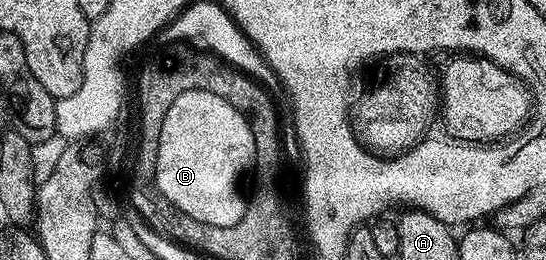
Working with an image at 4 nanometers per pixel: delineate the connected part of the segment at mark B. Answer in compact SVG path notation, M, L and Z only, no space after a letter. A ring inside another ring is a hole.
M185 91L173 100L162 124L155 169L158 196L201 223L233 227L243 218L245 208L245 197L239 194L239 172L255 160L253 131L233 103L225 103L225 99L213 95L213 91Z

